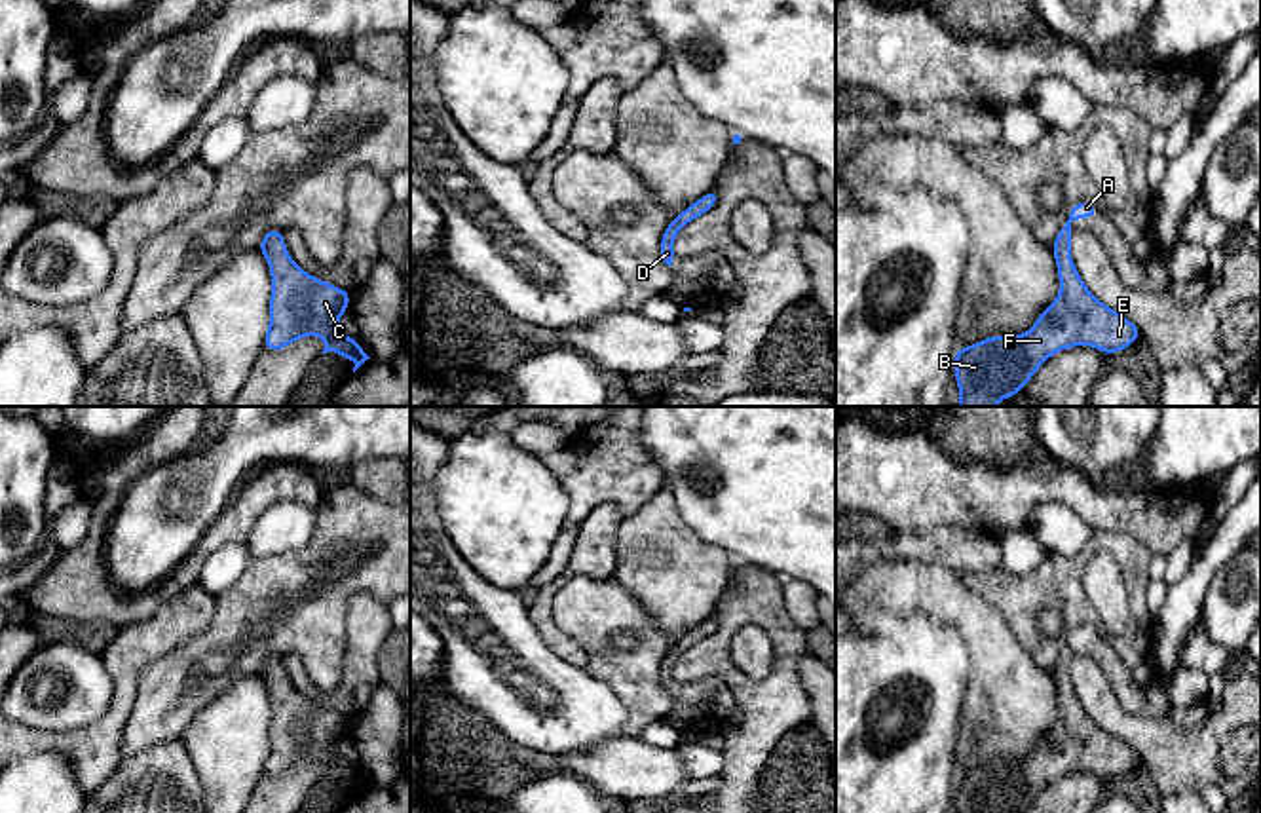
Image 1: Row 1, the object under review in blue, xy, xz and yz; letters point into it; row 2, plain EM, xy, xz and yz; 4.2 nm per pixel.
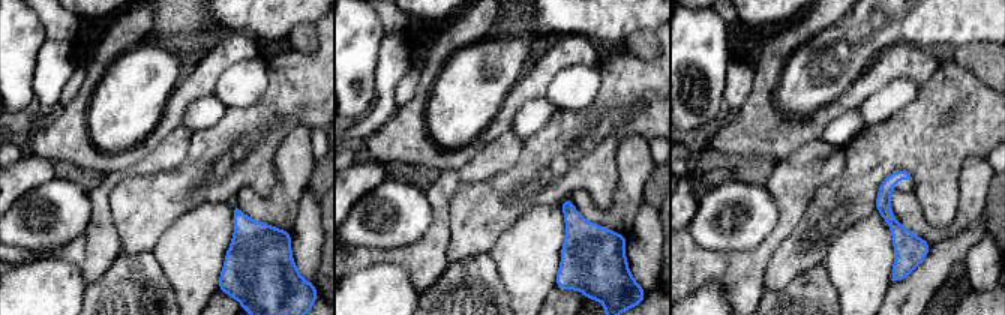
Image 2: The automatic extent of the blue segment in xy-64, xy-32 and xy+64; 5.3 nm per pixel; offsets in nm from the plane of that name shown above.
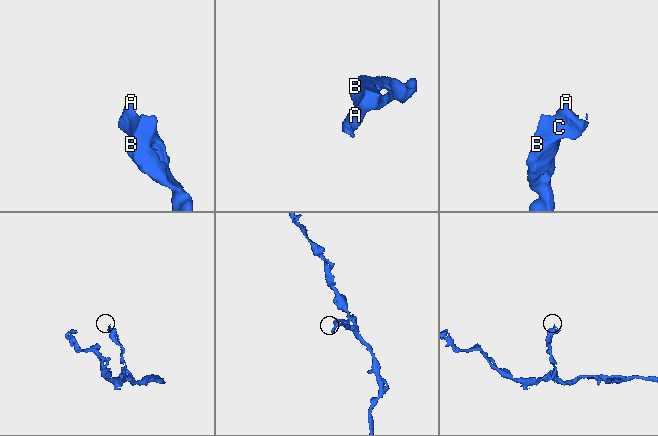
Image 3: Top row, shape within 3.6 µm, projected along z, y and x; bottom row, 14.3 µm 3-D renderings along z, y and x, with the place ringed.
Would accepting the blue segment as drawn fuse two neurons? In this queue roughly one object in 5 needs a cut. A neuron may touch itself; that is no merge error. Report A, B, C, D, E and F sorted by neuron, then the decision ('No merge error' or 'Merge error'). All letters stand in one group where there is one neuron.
Groups: A B C D E F. No merge error

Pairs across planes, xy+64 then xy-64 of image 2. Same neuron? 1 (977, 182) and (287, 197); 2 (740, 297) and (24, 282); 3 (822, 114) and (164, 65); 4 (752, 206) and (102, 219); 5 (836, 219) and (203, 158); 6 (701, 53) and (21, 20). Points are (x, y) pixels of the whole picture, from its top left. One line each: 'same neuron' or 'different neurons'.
1: same neuron
2: different neurons
3: different neurons
4: different neurons
5: same neuron
6: same neuron

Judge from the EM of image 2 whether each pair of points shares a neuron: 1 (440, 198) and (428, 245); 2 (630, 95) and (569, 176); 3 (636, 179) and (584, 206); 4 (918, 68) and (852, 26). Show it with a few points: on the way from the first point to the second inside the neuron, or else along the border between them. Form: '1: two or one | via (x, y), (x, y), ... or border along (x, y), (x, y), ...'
1: one | via (440, 210), (440, 233)
2: one | via (612, 114), (570, 156)
3: one | via (629, 194), (609, 213), (599, 213)
4: two | border along (921, 47), (909, 44), (888, 45), (861, 72)

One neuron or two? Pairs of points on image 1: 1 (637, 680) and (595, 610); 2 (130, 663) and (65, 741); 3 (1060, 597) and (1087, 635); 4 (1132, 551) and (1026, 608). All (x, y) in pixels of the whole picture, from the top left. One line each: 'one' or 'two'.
1: one
2: one
3: two
4: one

